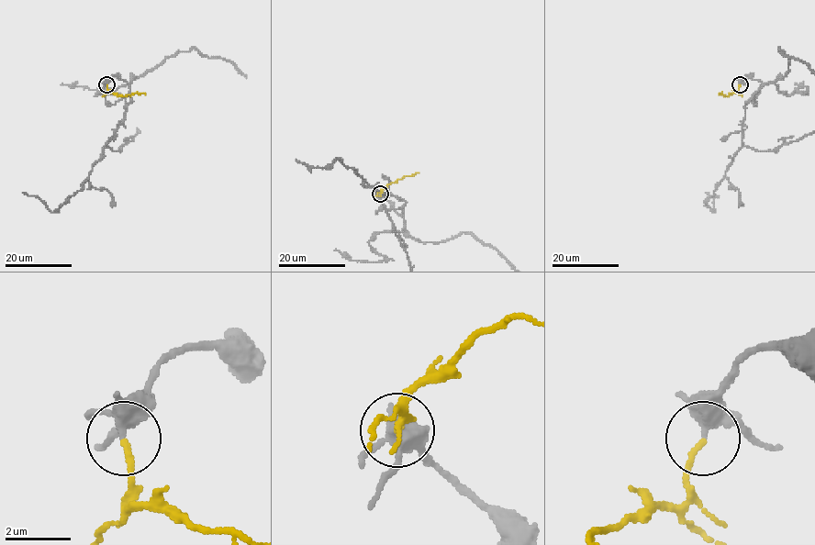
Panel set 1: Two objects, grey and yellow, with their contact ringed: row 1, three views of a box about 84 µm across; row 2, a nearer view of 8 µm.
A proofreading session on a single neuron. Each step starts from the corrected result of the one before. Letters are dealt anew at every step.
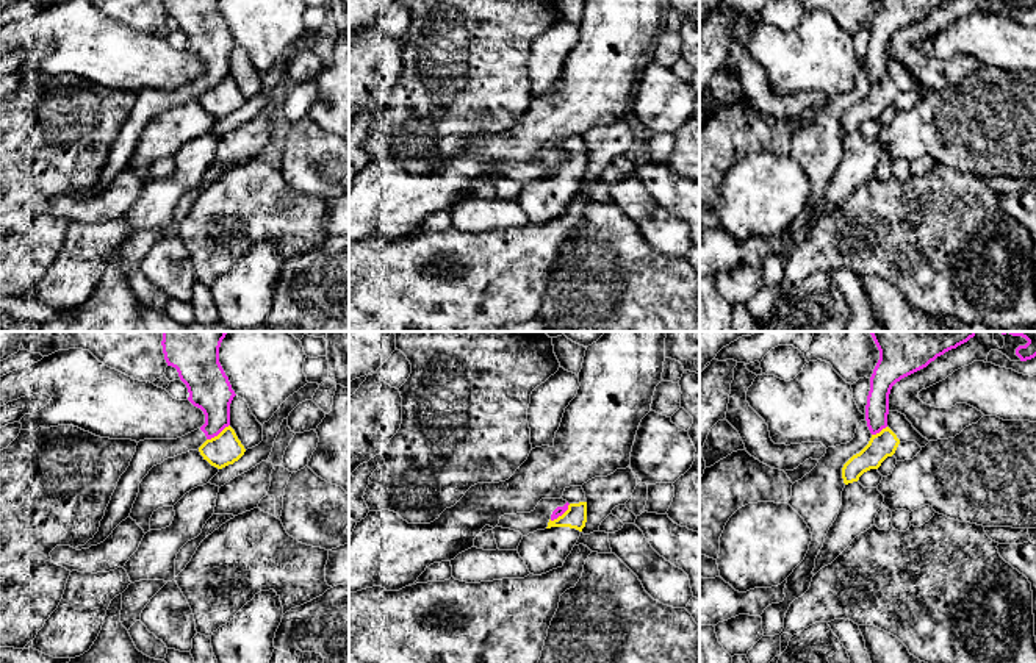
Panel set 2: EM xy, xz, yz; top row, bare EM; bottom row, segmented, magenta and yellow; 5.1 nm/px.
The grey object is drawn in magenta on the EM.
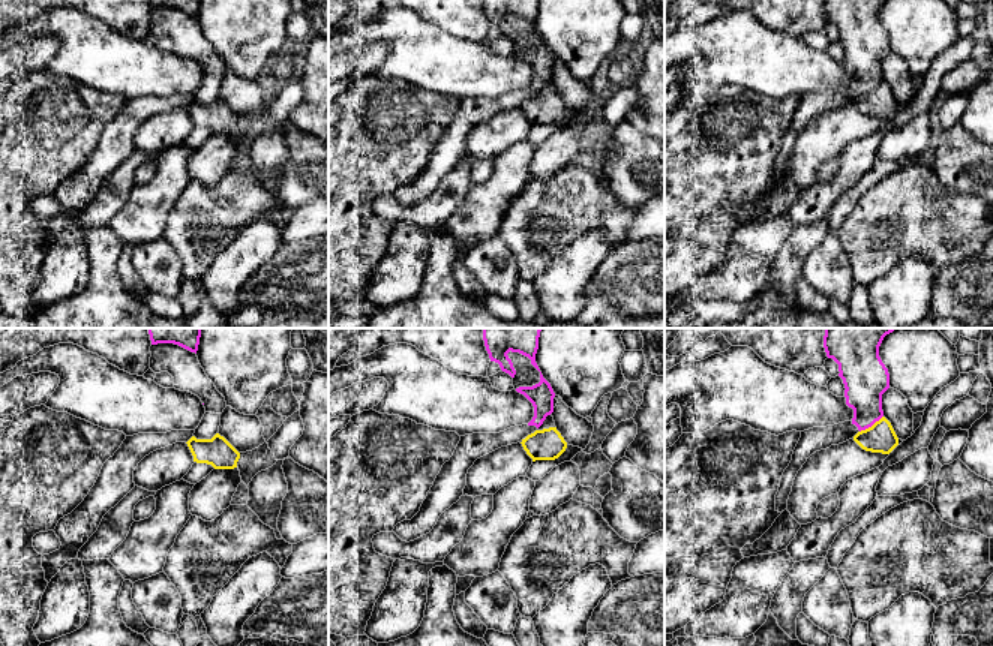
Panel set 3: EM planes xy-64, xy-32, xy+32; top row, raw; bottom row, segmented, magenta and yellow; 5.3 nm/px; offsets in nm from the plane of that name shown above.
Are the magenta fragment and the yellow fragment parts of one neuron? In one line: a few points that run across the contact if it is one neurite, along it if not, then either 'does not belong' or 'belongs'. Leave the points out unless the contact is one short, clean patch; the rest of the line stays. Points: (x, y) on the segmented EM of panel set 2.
xy (229, 424), (207, 440) | does not belong

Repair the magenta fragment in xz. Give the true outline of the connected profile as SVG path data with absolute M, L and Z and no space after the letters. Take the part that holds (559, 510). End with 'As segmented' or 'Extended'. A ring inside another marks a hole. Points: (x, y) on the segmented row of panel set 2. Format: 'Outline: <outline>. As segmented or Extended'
Outline: M541 499L531 513L501 516L498 527L510 529L527 536L537 530L545 530L549 521L557 519L568 510L568 505L563 499Z. Extended

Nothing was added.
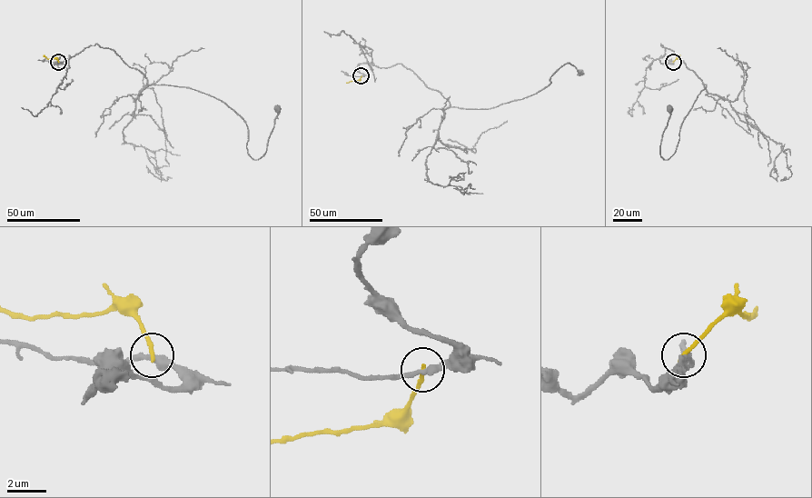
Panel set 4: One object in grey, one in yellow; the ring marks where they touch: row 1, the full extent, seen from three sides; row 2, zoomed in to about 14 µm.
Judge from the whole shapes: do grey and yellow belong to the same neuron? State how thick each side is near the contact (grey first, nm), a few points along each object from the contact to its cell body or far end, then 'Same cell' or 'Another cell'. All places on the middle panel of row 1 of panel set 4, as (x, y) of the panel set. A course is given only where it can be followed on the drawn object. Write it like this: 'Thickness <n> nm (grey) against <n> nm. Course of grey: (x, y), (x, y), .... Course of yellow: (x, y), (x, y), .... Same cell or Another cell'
Thickness 320 nm (grey) against 200 nm. Course of grey: (361, 75), (359, 64), (401, 64), (451, 107), (470, 109), (535, 94), (565, 64), (579, 73). Course of yellow: (361, 75), (358, 80), (346, 83). Another cell

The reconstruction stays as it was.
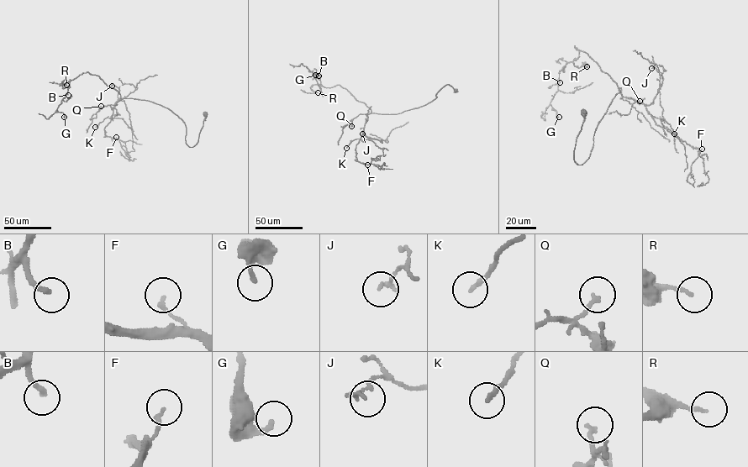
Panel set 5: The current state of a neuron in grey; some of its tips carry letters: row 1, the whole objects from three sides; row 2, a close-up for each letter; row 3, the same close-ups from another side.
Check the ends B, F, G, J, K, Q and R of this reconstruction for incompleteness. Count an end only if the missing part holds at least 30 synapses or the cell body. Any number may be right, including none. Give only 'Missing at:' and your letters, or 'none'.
Missing at: B, K

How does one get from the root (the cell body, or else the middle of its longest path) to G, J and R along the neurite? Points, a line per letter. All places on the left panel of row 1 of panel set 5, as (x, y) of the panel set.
G: (204, 113), (190, 147), (184, 122), (171, 110), (121, 99), (86, 71), (69, 81), (57, 108), (64, 117)
J: (204, 113), (197, 142), (190, 147), (184, 122), (166, 107), (123, 98), (112, 109), (119, 90), (112, 86)
R: (204, 113), (197, 142), (190, 147), (184, 122), (168, 108), (121, 99), (87, 71), (60, 86), (66, 85)

